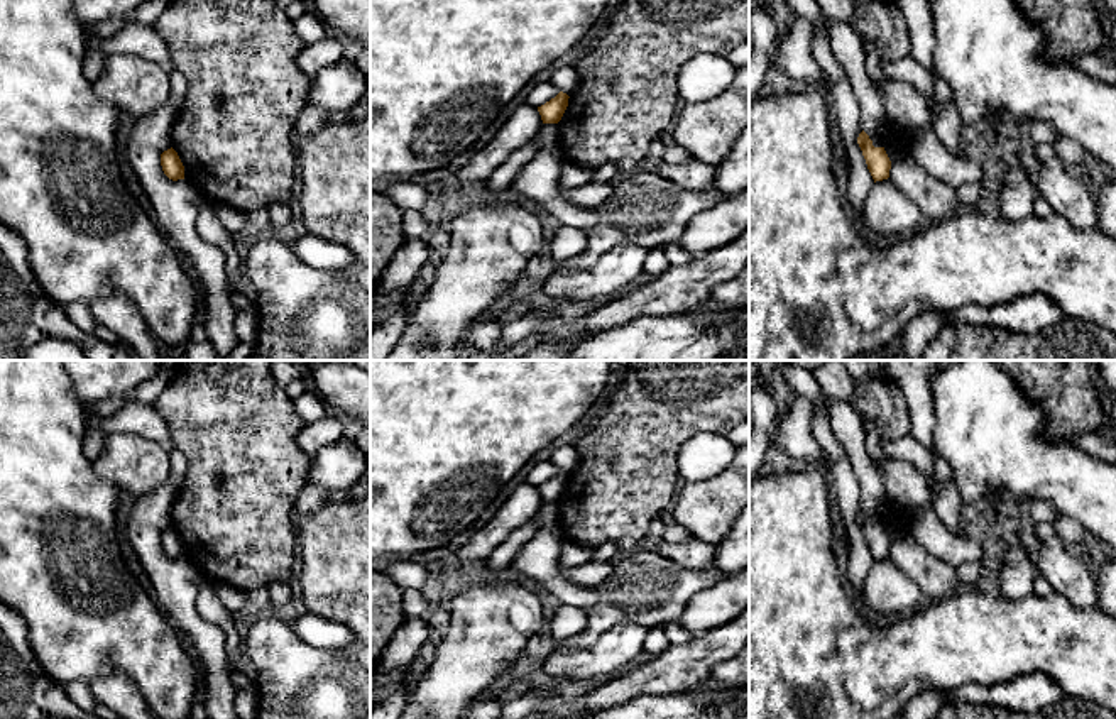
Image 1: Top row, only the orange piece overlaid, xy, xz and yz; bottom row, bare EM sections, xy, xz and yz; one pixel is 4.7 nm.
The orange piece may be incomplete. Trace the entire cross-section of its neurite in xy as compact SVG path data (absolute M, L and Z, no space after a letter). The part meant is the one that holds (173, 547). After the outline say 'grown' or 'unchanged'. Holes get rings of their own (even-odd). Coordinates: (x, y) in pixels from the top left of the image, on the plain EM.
M172 526L161 533L161 545L169 558L184 558L184 545Z; unchanged

